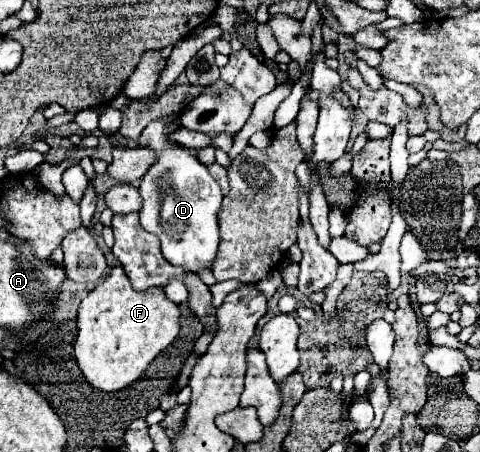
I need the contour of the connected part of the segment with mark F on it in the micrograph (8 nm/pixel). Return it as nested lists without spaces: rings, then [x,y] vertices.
[[[120,266],[100,282],[80,304],[78,338],[74,344],[76,362],[86,380],[104,392],[130,386],[180,332],[180,308],[170,302],[162,288],[138,292]]]

